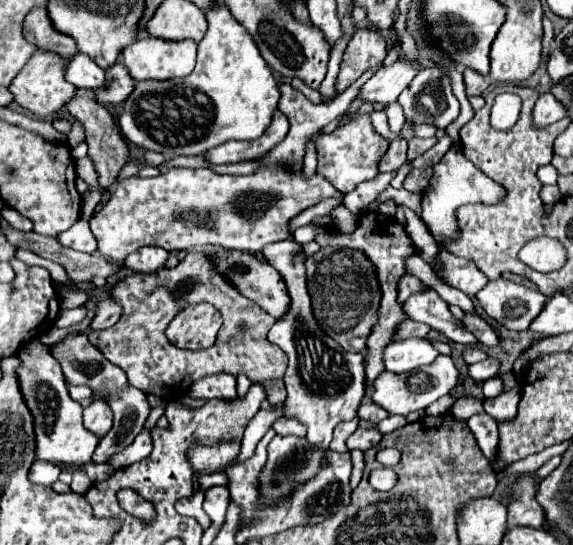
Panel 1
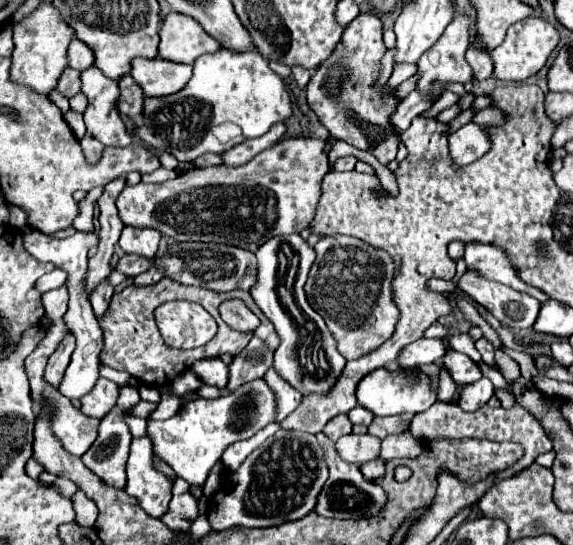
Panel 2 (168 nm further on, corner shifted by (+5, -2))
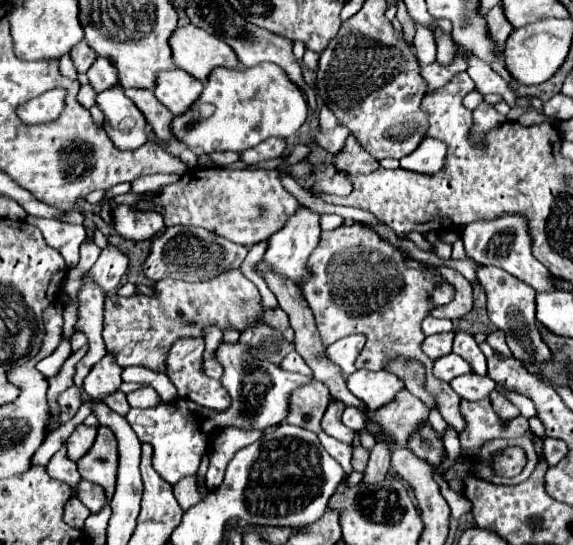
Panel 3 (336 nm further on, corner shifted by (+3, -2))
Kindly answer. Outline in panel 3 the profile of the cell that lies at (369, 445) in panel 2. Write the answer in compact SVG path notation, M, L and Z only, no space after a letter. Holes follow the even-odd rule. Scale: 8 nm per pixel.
M356 447L354 449L354 455L352 455L352 465L354 465L354 471L360 471L364 473L366 465L368 465L368 451L364 447Z

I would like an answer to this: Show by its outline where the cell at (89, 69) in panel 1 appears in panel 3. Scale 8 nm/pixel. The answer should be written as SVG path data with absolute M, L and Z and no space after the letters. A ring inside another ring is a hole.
M110 89L110 91L102 91L96 97L96 103L100 105L100 109L104 111L104 129L108 133L108 137L112 139L112 143L122 149L122 151L134 151L138 147L142 147L148 141L146 135L146 119L140 113L140 109L124 95L124 89Z

